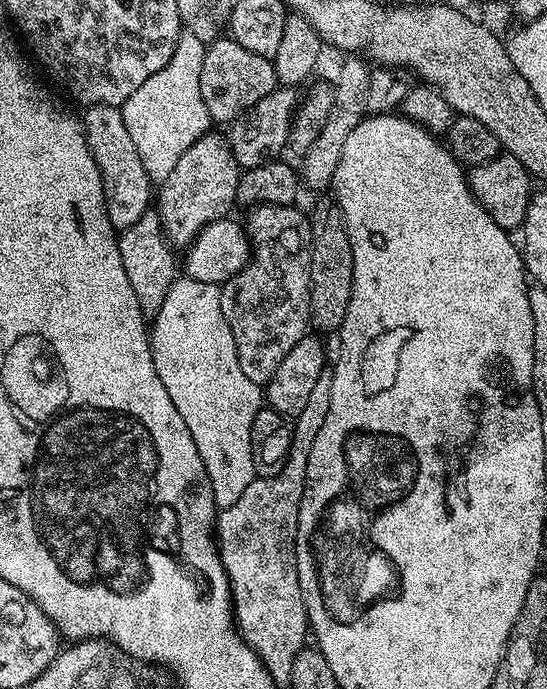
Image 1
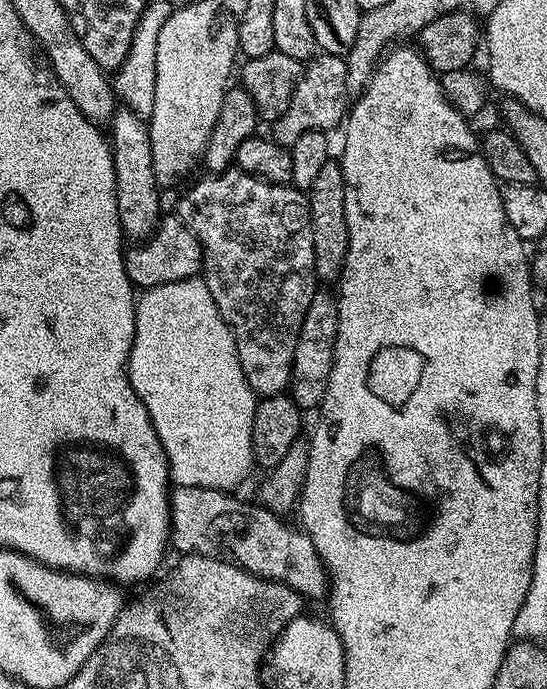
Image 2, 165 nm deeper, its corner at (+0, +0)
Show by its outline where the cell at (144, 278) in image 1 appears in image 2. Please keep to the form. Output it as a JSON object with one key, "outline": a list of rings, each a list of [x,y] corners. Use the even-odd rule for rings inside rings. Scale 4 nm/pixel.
{"outline":[[[120,106],[114,112],[110,128],[110,143],[114,170],[116,171],[116,197],[118,198],[118,218],[125,237],[143,242],[160,226],[160,195],[162,189],[156,183],[154,162],[150,150],[150,134],[145,117],[136,116],[129,108]]]}

